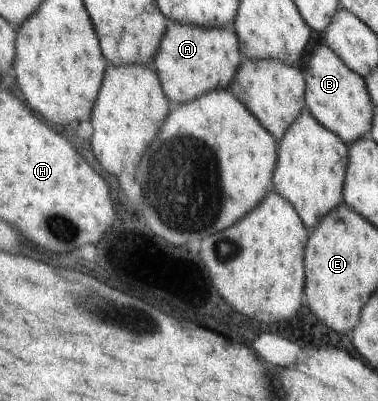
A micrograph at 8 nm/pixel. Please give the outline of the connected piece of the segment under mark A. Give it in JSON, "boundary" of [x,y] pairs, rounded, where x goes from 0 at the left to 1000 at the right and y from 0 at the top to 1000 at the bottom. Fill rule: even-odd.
{"boundary":[[[450,47],[444,50],[442,82],[431,90],[431,102],[402,165],[421,185],[439,234],[452,247],[458,264],[468,264],[516,252],[558,229],[603,224],[646,152],[648,147],[638,135],[632,87],[624,85],[616,67],[545,70],[487,62]]]}

